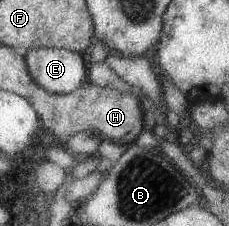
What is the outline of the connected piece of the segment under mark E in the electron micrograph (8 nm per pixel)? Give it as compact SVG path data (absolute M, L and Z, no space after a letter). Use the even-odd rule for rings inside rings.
M32 48L24 51L23 56L31 78L47 92L64 95L86 82L83 58L75 51Z

